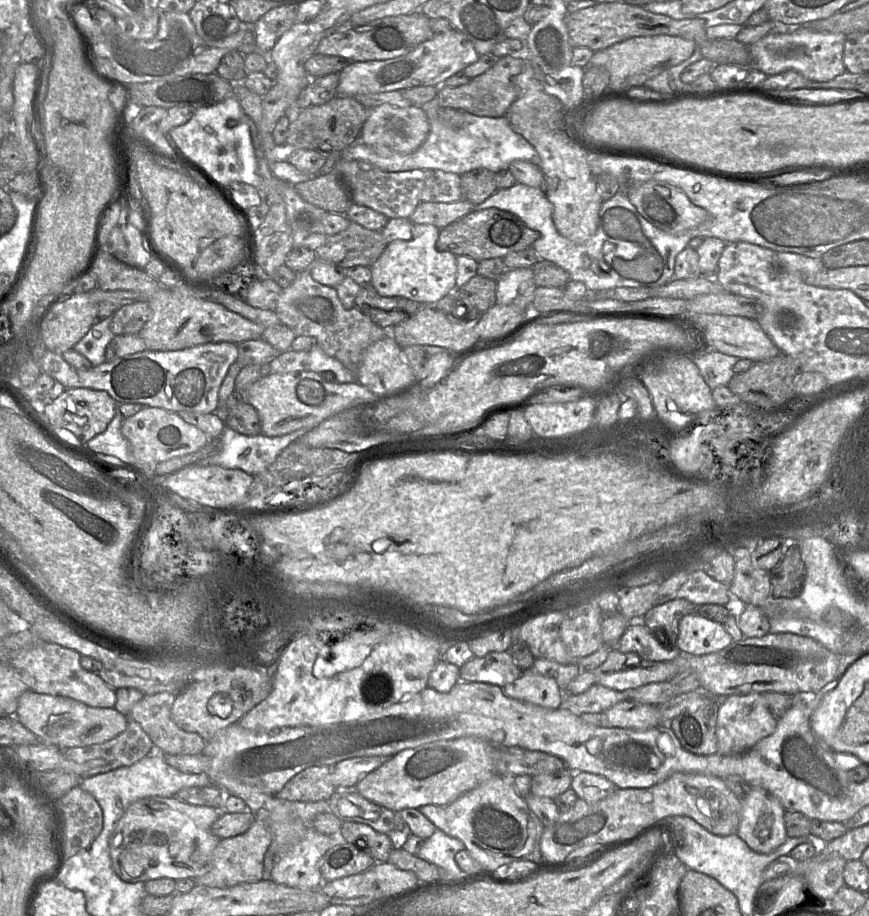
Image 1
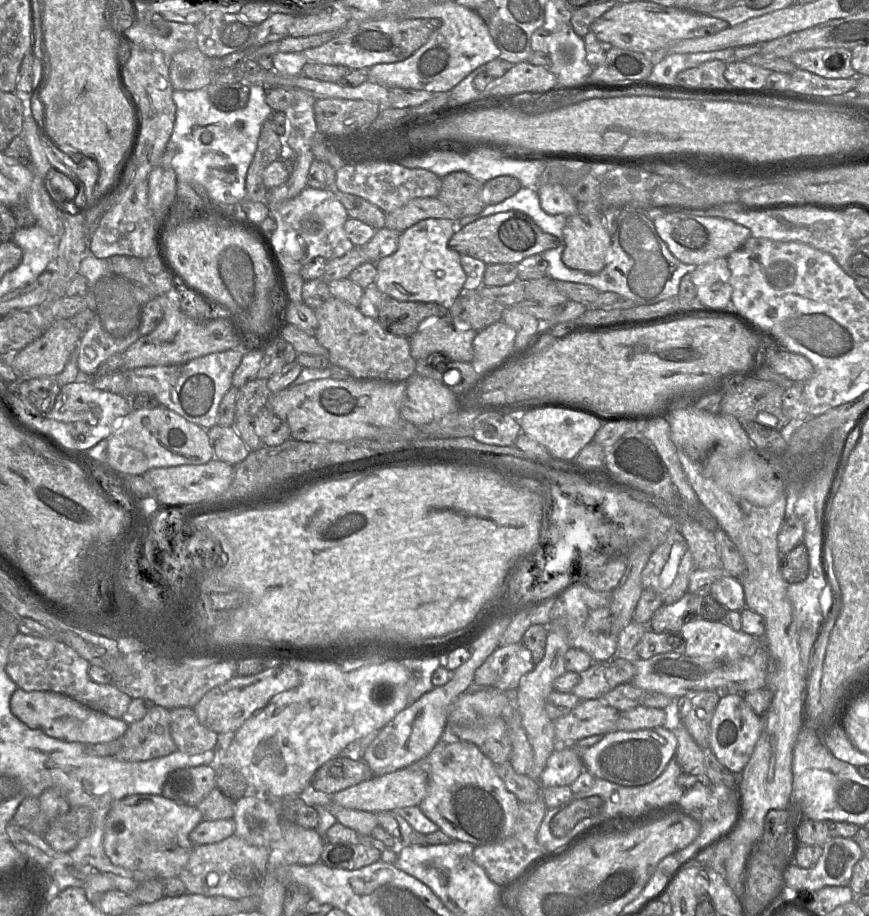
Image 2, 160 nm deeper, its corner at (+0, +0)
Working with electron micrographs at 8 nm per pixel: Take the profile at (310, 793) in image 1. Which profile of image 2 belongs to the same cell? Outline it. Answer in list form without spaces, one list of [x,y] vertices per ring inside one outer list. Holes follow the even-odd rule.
[[[346,750],[320,766],[310,785],[317,791],[333,795],[373,777],[369,765],[354,751]]]

